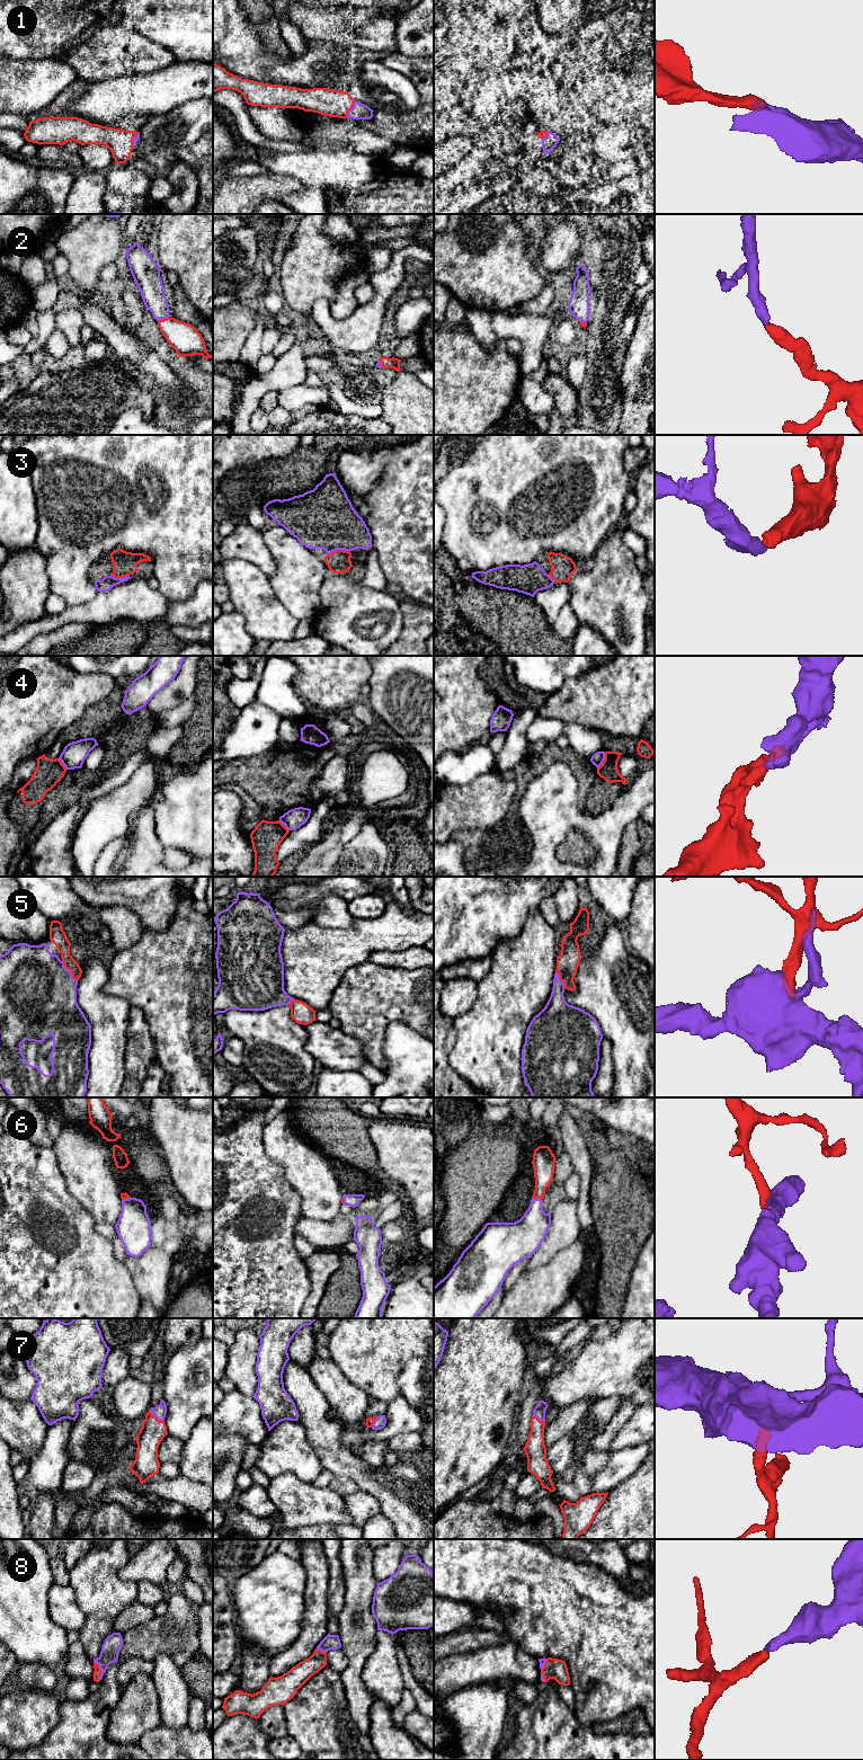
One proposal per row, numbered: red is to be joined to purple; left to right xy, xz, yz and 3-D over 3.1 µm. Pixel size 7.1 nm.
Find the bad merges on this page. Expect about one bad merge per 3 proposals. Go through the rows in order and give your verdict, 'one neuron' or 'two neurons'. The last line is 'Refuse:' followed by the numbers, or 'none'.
1: one neuron
2: one neuron
3: one neuron
4: two neurons
5: one neuron
6: one neuron
7: one neuron
8: one neuron
Refuse: 4

